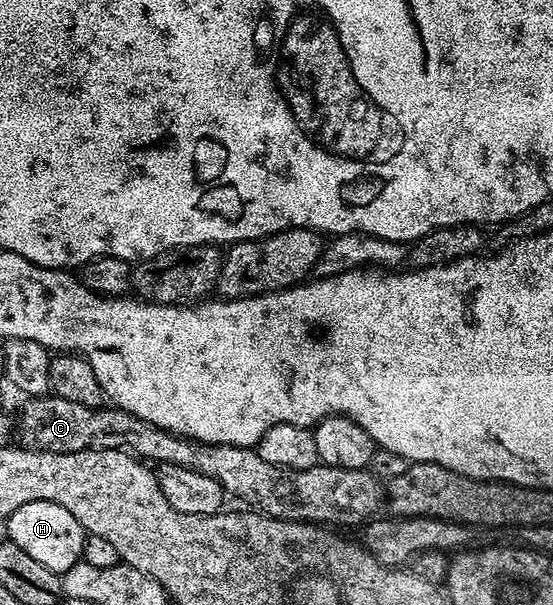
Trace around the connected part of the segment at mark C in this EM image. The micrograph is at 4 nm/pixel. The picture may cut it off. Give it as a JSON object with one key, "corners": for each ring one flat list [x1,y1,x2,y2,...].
{"corners":[[32,396,25,402,28,403,20,410,20,422,18,418,18,442,20,438,21,447,59,454,79,450,126,450,152,464,178,464,216,478,220,487,231,497,233,494,241,498,245,507,267,514,269,518,336,524,332,522,340,522,343,518,367,519,386,502,386,490,381,479,368,468,355,470,317,464,291,470,262,460,253,447,210,444,182,438,125,410,74,404,74,400,62,400,55,396]]}

